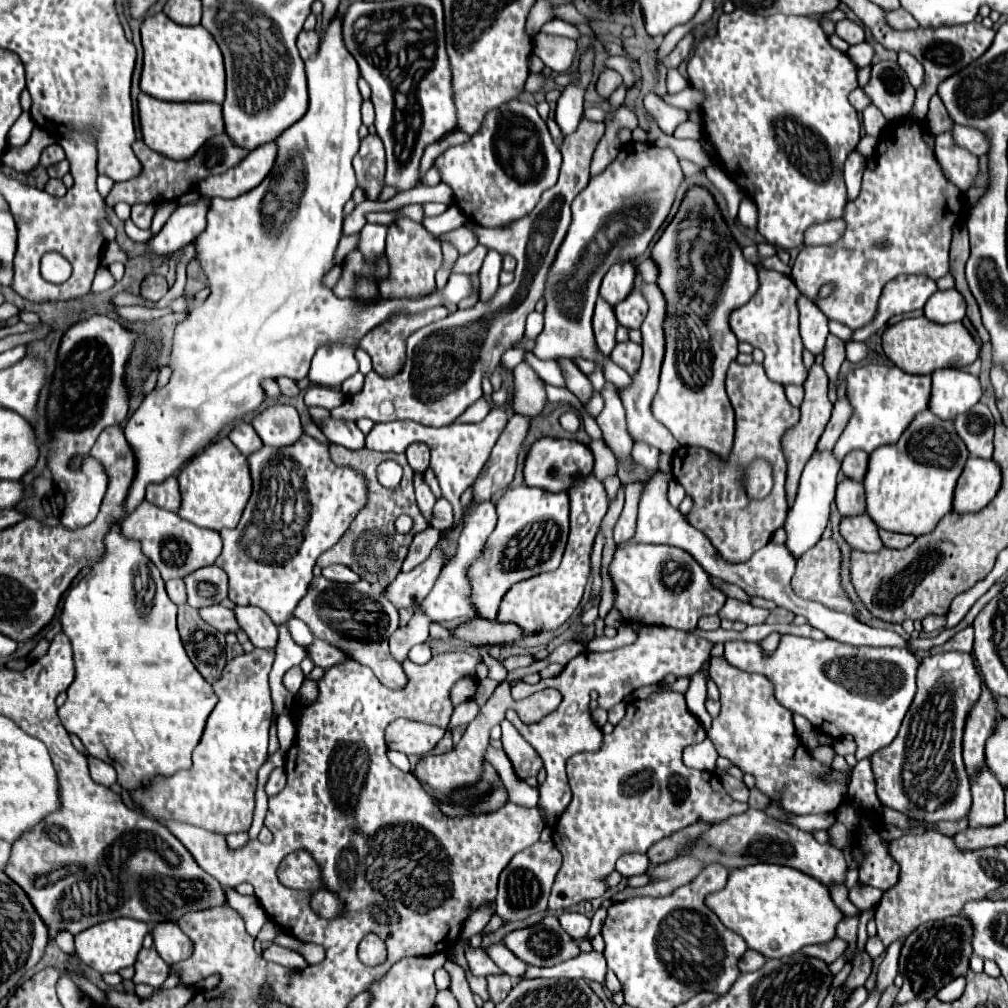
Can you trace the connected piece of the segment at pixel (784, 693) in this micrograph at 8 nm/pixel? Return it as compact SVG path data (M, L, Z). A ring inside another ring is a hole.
M783 635L777 651L771 657L765 657L757 643L733 641L725 643L725 661L741 671L765 673L775 685L775 697L789 711L799 713L811 721L811 725L827 737L839 739L851 735L857 743L857 759L871 757L875 751L887 747L899 733L901 721L915 697L915 673L919 661L915 655L909 655L905 649L893 647L855 647L843 645L831 639L813 641L805 637ZM861 659L865 663L879 663L879 669L869 667L873 683L867 683L865 693L853 693L841 683L835 683L827 677L827 665L833 661Z

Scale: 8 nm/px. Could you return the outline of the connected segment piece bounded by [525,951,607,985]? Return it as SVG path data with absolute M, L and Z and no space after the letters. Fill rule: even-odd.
M579 953L577 957L553 965L553 967L529 967L525 977L565 977L565 979L589 979L595 983L605 983L607 963L603 953Z

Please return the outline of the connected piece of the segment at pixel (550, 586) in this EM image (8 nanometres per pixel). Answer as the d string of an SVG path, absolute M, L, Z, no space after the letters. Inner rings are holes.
M593 473L577 479L577 483L573 483L569 487L567 495L569 495L569 505L571 505L571 515L569 515L571 531L569 531L569 543L565 547L565 555L563 555L559 569L555 569L553 573L539 573L537 577L529 577L521 583L515 583L505 593L503 601L499 605L497 621L499 623L515 623L521 629L523 637L559 629L581 603L585 585L589 581L591 547L593 547L593 539L599 531L599 525L607 513L609 497L605 493L603 483Z

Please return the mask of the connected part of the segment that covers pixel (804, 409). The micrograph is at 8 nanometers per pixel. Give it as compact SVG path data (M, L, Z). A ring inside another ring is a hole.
M813 365L811 371L809 371L809 377L805 381L805 399L803 399L803 405L801 405L801 417L797 421L797 425L793 425L791 429L785 431L783 439L781 439L781 449L783 449L783 455L787 459L787 483L785 483L785 489L787 489L787 505L791 507L793 501L795 501L795 495L797 495L797 487L799 487L799 477L801 477L801 471L805 467L805 463L809 461L809 455L815 451L817 447L817 441L831 417L831 401L827 399L827 373L823 369L823 365Z

